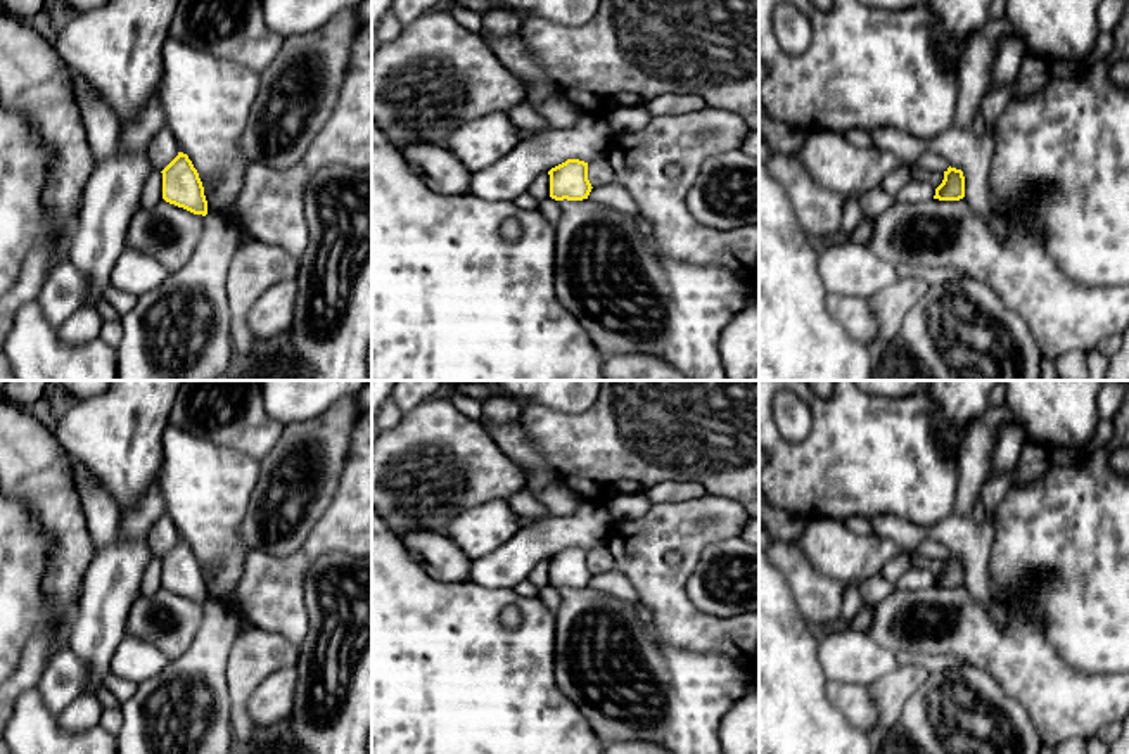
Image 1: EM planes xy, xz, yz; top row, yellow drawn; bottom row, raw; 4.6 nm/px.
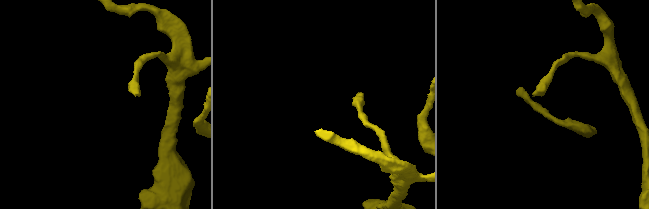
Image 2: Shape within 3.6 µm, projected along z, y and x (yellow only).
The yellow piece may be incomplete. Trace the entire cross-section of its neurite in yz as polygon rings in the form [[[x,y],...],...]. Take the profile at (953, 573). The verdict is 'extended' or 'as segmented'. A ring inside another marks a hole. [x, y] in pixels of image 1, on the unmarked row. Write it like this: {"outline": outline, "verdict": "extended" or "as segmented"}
{"outline": [[[947,555],[942,571],[935,576],[934,586],[960,588],[965,585],[965,564],[961,557]]], "verdict": "as segmented"}

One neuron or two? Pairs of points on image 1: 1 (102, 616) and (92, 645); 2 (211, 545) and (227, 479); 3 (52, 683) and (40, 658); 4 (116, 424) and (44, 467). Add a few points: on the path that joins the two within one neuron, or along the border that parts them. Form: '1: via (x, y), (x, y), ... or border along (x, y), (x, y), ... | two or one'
1: via (99, 623), (95, 638) | one
2: via (211, 530), (211, 495) | one
3: border along (51, 654), (35, 687) | two
4: border along (52, 429), (68, 453) | two

